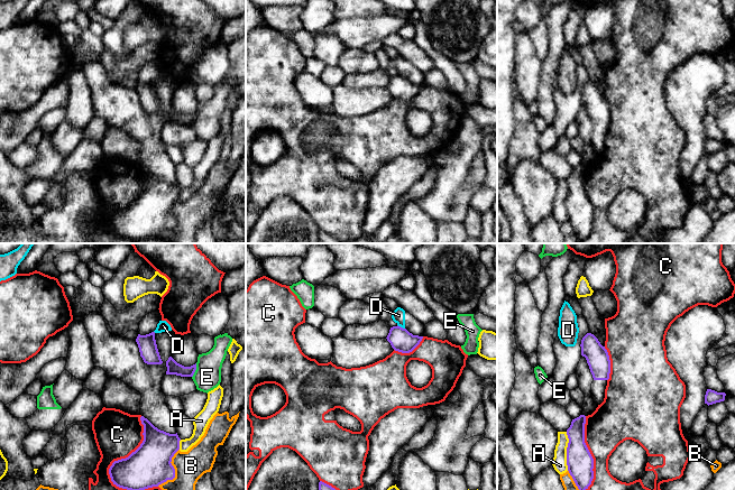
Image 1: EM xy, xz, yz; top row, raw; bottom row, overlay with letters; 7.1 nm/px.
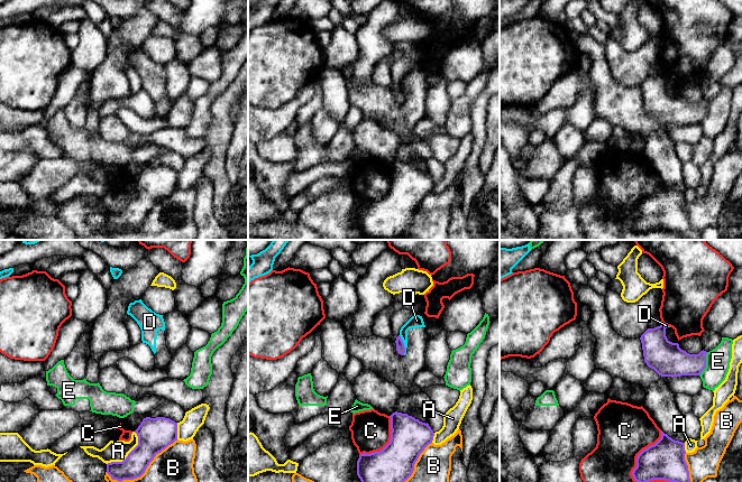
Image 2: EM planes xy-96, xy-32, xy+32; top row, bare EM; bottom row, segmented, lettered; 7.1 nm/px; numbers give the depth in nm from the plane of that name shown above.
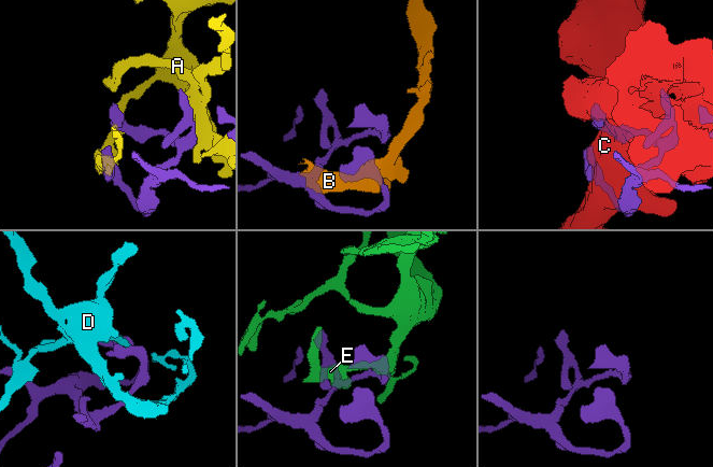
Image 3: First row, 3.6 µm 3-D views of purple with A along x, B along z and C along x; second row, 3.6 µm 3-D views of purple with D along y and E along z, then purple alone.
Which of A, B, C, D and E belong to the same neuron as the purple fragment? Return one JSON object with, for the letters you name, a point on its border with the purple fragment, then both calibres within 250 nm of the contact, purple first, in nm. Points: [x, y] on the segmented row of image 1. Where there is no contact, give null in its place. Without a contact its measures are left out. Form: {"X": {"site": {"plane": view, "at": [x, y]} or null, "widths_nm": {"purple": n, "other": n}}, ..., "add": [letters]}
{"add": []}

